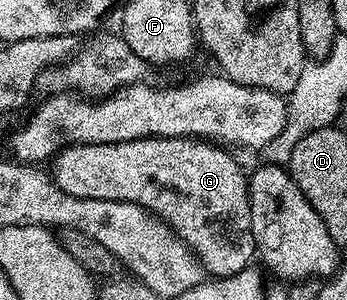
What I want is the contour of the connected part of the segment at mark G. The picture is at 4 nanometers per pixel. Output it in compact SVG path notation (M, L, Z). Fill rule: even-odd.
M140 137L114 145L68 144L56 154L51 176L67 195L143 206L172 227L214 279L243 271L255 257L249 178L228 152L232 153L220 144L191 137Z

